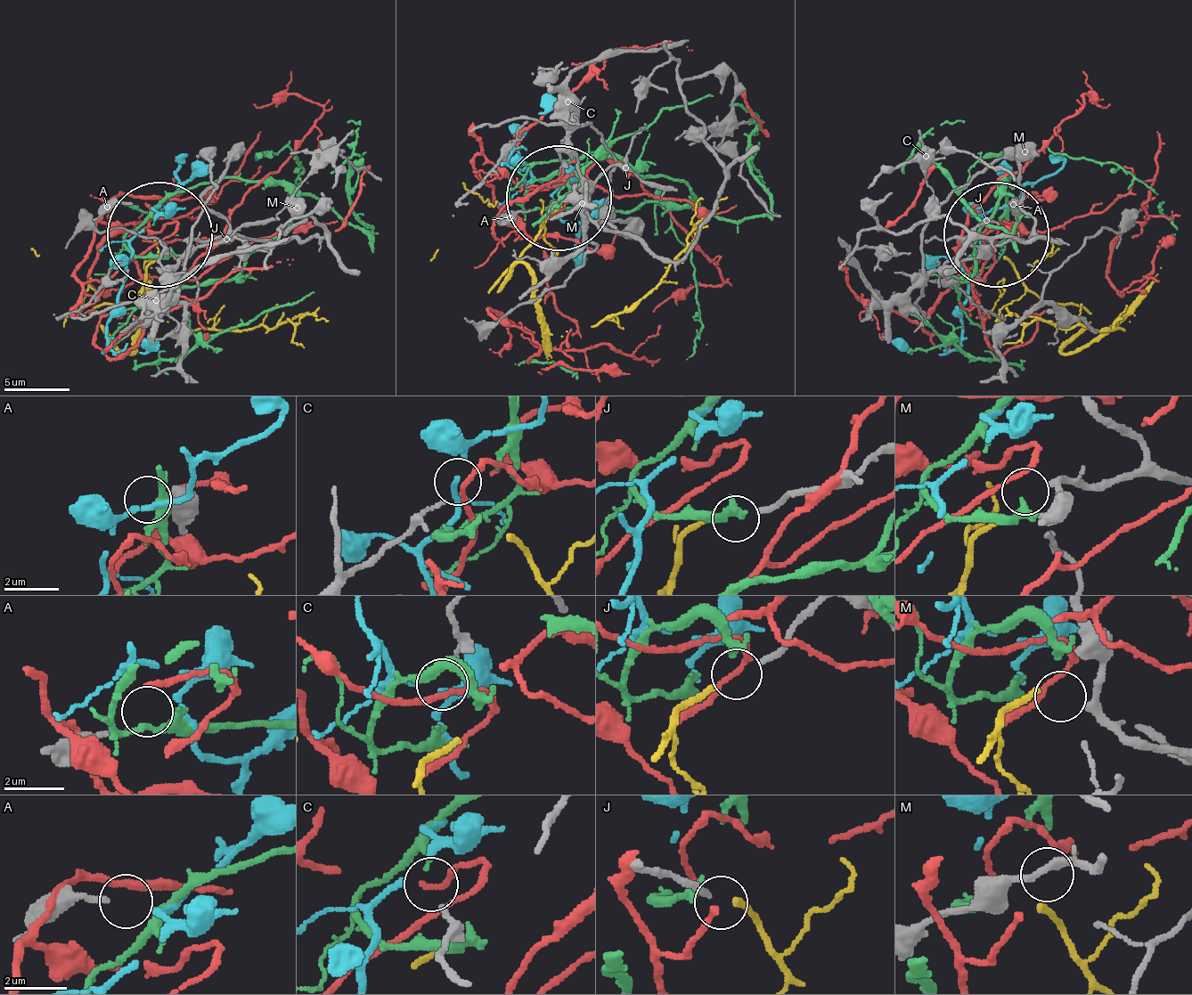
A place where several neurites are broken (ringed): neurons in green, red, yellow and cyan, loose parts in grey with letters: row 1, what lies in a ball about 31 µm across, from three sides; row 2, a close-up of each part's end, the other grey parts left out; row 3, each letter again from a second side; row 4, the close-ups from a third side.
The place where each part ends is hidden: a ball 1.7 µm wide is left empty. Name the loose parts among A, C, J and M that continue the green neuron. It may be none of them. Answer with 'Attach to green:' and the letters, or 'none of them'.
Attach to green: none of them

